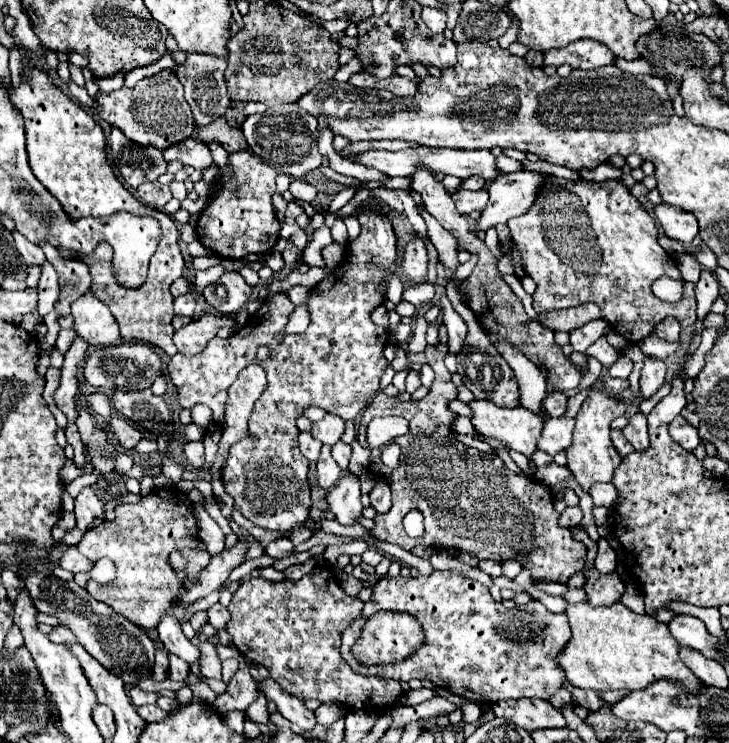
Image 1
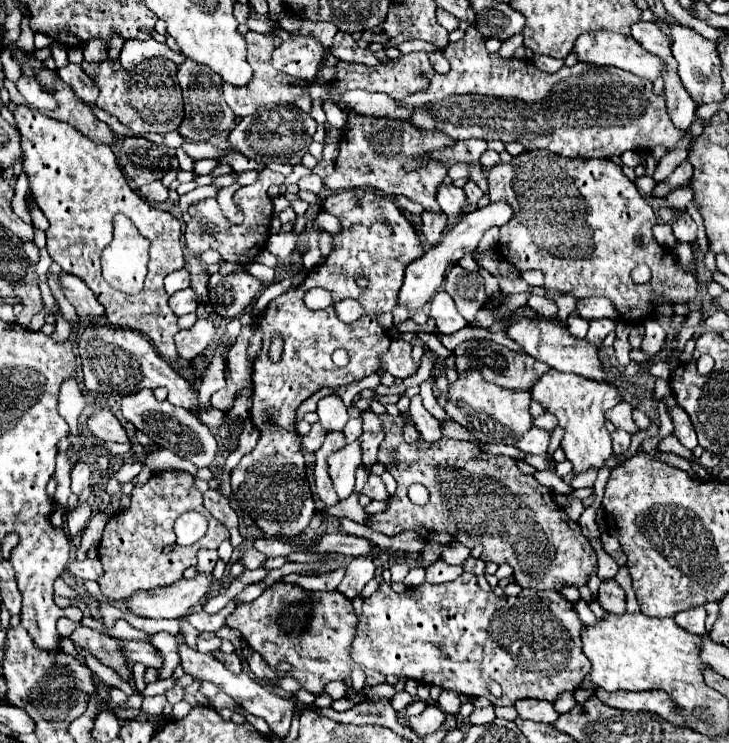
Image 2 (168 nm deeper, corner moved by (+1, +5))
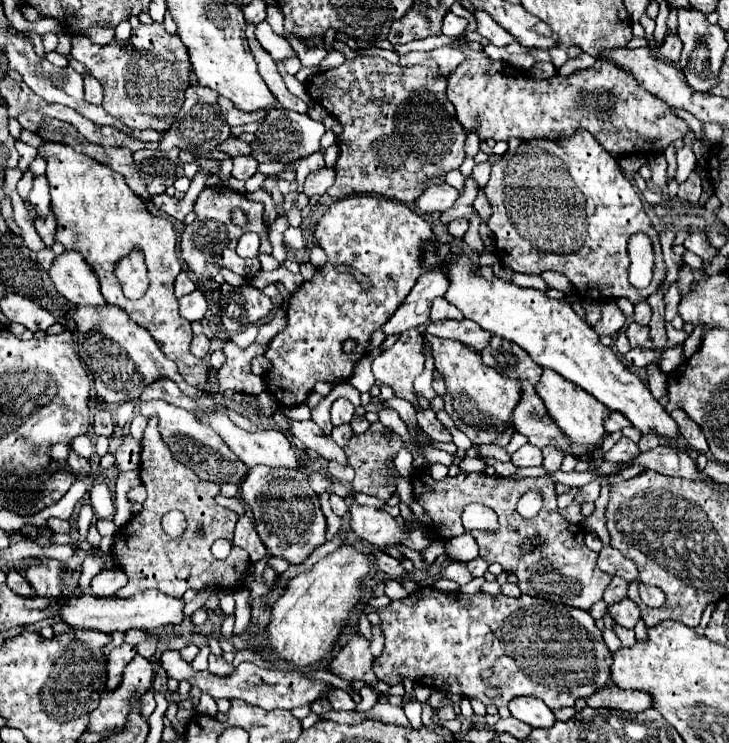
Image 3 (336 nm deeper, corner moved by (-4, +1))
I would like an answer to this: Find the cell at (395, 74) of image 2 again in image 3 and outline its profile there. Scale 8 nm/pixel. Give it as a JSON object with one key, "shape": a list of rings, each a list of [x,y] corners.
{"shape":[[[361,55],[355,61],[345,61],[337,69],[321,71],[307,81],[307,91],[313,101],[323,105],[343,125],[343,133],[337,137],[337,175],[335,183],[327,191],[333,199],[343,199],[353,193],[369,193],[401,203],[413,203],[429,185],[445,183],[445,175],[463,163],[463,143],[467,133],[457,123],[455,109],[445,97],[447,81],[439,75],[437,67],[425,71],[423,67],[427,67],[427,63],[401,67],[385,61],[383,57]]]}

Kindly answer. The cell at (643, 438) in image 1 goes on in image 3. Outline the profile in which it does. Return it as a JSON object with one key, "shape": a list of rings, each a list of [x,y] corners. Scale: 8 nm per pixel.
{"shape":[[[613,411],[611,415],[609,415],[609,419],[605,421],[605,429],[611,433],[611,431],[621,431],[623,427],[631,427],[631,421],[625,417],[625,415],[621,415],[621,413],[617,413],[617,411]]]}

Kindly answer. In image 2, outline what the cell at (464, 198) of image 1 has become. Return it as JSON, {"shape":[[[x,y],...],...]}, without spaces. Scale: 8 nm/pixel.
{"shape":[[[442,183],[442,185],[438,187],[436,201],[438,201],[440,209],[450,217],[450,221],[458,221],[458,219],[460,219],[458,211],[460,211],[462,203],[466,201],[466,195],[464,195],[464,189],[462,189],[462,187]]]}

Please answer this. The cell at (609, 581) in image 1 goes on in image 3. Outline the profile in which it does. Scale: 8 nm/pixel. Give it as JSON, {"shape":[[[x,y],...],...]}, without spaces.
{"shape":[[[621,599],[621,601],[613,603],[613,605],[609,605],[609,613],[615,619],[615,623],[619,623],[623,627],[629,627],[629,629],[633,629],[637,619],[641,617],[639,607],[631,599]]]}

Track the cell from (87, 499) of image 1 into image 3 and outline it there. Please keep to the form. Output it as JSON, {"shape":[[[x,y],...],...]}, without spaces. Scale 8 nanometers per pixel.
{"shape":[[[71,449],[71,453],[69,453],[69,457],[67,457],[67,463],[69,463],[69,467],[71,467],[71,471],[73,471],[75,475],[83,475],[83,477],[89,477],[89,475],[91,475],[89,459],[79,457],[73,449]]]}

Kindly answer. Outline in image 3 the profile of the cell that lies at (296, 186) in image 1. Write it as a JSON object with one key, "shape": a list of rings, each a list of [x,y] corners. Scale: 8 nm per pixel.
{"shape":[[[323,167],[323,169],[311,173],[311,175],[305,179],[303,193],[305,193],[307,197],[313,197],[313,195],[325,195],[327,189],[333,185],[333,179],[335,179],[335,171]]]}

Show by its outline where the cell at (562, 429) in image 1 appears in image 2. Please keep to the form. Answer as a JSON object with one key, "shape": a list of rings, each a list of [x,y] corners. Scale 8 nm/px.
{"shape":[[[532,427],[530,431],[526,431],[516,443],[514,447],[524,451],[526,455],[540,455],[548,449],[550,445],[550,433],[548,431],[542,431],[542,429],[536,429]]]}

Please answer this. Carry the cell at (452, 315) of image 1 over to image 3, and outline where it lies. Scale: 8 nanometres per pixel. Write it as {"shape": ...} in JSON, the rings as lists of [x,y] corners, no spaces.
{"shape":[[[437,297],[431,307],[431,321],[443,321],[443,319],[465,319],[463,313],[447,303],[445,297]]]}

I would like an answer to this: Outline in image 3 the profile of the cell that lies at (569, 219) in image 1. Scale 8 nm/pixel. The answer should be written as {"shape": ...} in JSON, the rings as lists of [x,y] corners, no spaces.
{"shape":[[[579,129],[569,139],[533,139],[523,141],[517,151],[505,153],[499,161],[493,163],[491,179],[485,187],[485,193],[493,205],[493,215],[489,219],[489,229],[495,237],[495,253],[499,261],[517,271],[517,273],[537,273],[537,271],[557,271],[563,273],[575,291],[589,301],[611,301],[625,297],[633,305],[645,299],[641,289],[635,289],[627,281],[627,241],[633,233],[647,233],[655,247],[655,273],[651,283],[659,283],[667,275],[667,267],[663,261],[659,233],[649,221],[639,191],[629,183],[625,173],[621,171],[615,157],[611,157],[595,137]]]}

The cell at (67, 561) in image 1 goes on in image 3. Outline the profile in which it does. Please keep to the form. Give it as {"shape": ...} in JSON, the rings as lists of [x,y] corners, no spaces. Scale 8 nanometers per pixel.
{"shape":[[[101,569],[91,581],[91,593],[95,597],[113,597],[117,589],[127,583],[127,577],[121,569]]]}

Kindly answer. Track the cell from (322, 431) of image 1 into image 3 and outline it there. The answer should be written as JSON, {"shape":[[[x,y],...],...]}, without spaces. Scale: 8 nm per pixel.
{"shape":[[[337,399],[331,407],[331,423],[333,425],[343,425],[353,419],[353,405],[347,399]]]}

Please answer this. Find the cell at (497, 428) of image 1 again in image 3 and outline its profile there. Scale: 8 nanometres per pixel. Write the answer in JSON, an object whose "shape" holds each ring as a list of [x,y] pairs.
{"shape":[[[427,335],[427,341],[431,343],[435,369],[445,377],[445,411],[453,419],[455,427],[463,431],[473,443],[493,443],[495,435],[499,435],[503,427],[513,429],[511,411],[521,399],[519,383],[483,365],[479,353],[465,349],[459,341],[435,339],[431,335]]]}

